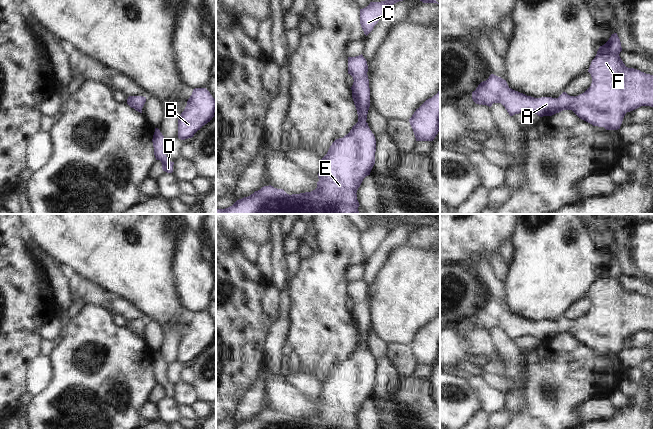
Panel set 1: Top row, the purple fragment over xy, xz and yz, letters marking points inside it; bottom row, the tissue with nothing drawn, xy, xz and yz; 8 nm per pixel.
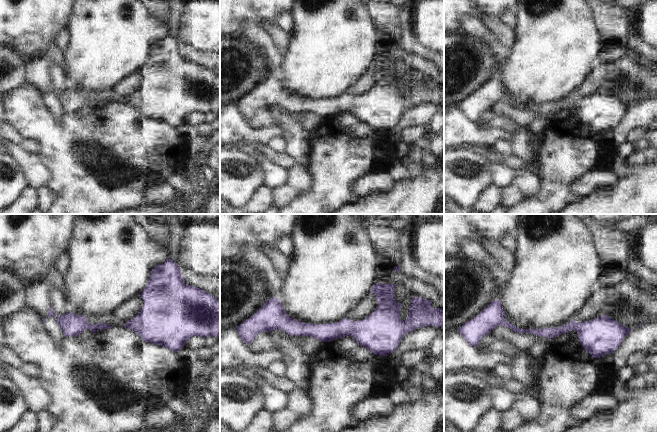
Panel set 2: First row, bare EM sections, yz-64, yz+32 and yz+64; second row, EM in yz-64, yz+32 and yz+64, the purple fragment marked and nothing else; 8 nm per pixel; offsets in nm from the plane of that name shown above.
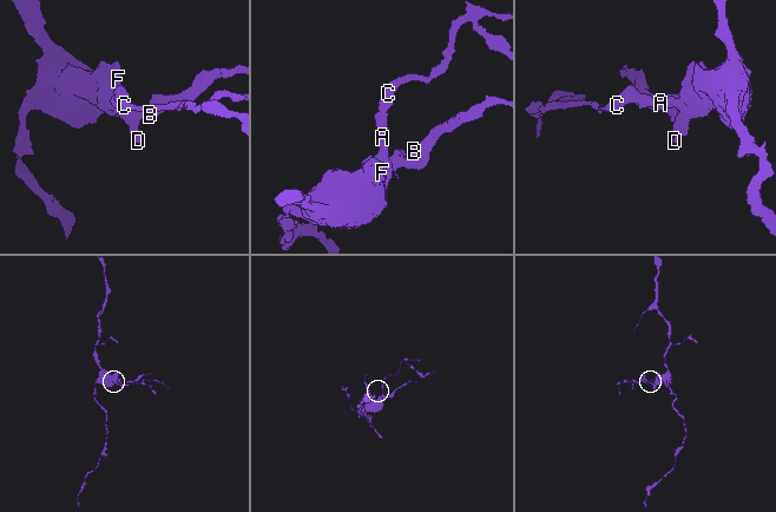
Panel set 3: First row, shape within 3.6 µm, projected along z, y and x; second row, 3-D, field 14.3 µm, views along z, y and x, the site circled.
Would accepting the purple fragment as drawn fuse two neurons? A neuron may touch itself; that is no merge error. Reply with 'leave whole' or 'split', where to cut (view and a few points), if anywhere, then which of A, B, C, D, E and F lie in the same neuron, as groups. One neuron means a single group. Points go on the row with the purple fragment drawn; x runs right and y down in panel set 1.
leave whole | no cut | A B C D E F

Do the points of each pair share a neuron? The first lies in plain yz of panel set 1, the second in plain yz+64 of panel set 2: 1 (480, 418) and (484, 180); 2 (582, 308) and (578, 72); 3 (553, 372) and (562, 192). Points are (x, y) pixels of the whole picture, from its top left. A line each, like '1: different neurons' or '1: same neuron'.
1: different neurons
2: different neurons
3: same neuron

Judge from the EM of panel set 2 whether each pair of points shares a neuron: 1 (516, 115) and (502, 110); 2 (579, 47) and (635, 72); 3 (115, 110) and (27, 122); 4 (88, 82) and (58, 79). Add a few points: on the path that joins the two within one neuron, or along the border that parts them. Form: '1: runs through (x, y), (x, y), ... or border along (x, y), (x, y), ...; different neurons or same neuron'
1: runs through (513, 113), (505, 110); same neuron
2: border along (597, 62), (584, 82); different neurons
3: runs through (98, 129), (50, 129); same neuron
4: border along (64, 73), (73, 86); different neurons

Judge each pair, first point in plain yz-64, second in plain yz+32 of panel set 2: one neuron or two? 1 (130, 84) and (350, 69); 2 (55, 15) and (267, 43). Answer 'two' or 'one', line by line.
1: two
2: two

